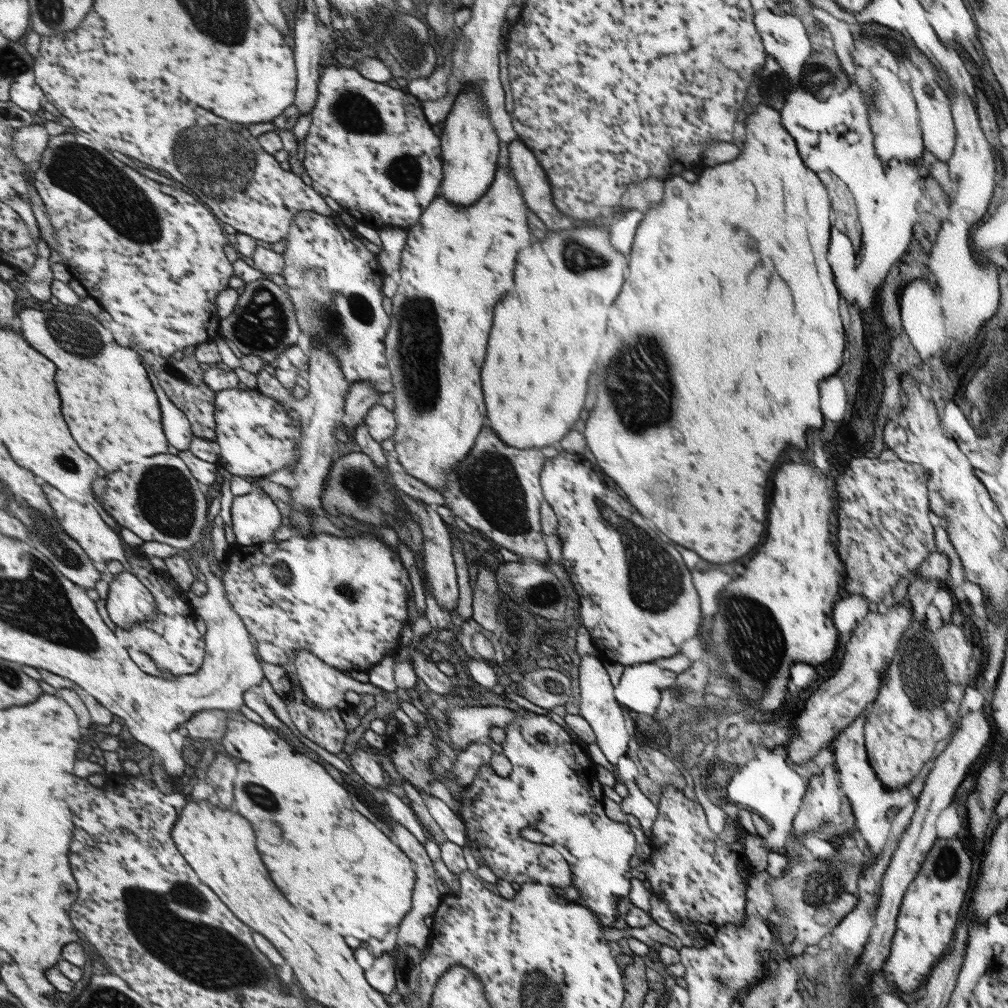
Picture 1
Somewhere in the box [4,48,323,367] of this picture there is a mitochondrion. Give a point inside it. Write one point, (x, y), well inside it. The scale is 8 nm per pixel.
(221, 160)

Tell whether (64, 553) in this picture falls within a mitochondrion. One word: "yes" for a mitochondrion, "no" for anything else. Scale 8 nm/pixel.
yes

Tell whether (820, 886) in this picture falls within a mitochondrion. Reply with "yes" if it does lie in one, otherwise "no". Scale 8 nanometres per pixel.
yes

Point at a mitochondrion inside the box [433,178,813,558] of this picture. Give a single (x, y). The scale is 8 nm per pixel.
(490, 480)

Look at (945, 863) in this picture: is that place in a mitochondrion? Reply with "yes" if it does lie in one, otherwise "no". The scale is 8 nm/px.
yes

